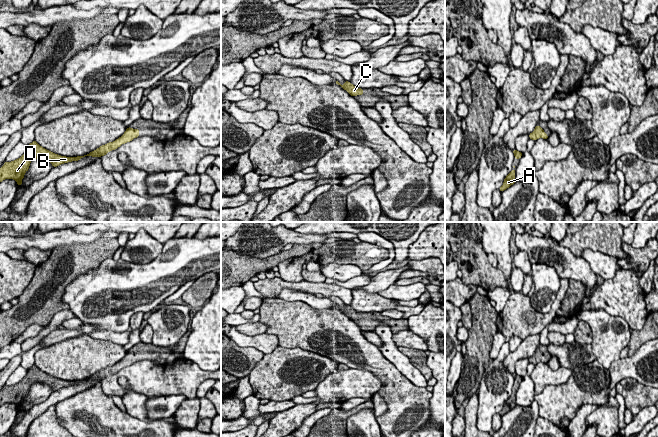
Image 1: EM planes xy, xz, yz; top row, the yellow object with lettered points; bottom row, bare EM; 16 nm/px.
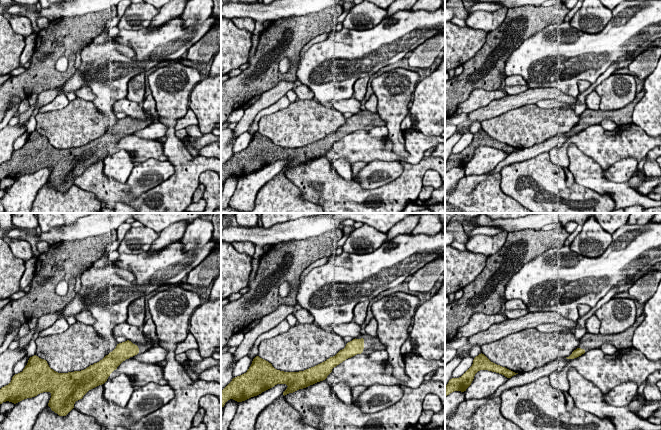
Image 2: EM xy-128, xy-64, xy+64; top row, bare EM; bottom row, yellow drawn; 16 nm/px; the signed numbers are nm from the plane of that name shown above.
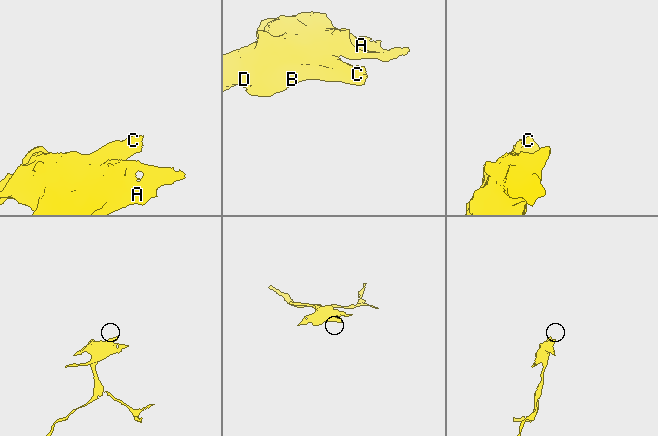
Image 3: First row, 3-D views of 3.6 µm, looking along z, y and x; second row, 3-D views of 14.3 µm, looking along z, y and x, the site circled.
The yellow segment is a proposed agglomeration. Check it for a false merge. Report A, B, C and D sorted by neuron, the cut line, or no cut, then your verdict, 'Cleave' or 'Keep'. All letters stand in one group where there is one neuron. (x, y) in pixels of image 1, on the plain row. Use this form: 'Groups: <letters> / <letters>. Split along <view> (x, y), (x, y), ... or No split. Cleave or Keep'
Groups: A B C D. No split. Keep

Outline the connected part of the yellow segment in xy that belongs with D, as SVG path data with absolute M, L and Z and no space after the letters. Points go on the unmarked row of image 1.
M127 351L124 358L121 361L119 361L118 363L116 363L115 365L109 366L105 369L102 369L87 379L77 380L77 381L66 381L66 380L61 380L61 379L55 378L55 377L43 372L34 364L32 367L30 367L27 370L26 375L24 376L24 378L20 382L18 382L14 385L11 385L11 386L5 385L4 389L2 391L0 391L0 406L2 406L5 403L14 403L17 406L17 409L21 410L22 409L21 406L22 406L22 403L24 402L25 396L29 394L30 387L34 383L47 384L52 388L53 391L57 391L57 390L64 388L64 387L78 385L85 380L92 380L92 381L99 381L100 380L100 381L102 381L102 380L106 379L108 376L117 373L122 368L130 366L134 362L137 362L137 361L139 361L139 353L133 353L133 352Z

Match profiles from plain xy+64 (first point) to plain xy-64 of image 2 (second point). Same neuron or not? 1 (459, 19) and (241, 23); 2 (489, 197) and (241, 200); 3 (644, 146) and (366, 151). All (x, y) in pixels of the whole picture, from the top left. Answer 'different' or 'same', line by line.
1: same
2: different
3: same

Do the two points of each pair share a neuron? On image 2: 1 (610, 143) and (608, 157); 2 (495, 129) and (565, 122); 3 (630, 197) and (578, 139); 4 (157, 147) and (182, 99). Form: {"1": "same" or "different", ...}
{"1": "same", "2": "same", "3": "different", "4": "different"}

